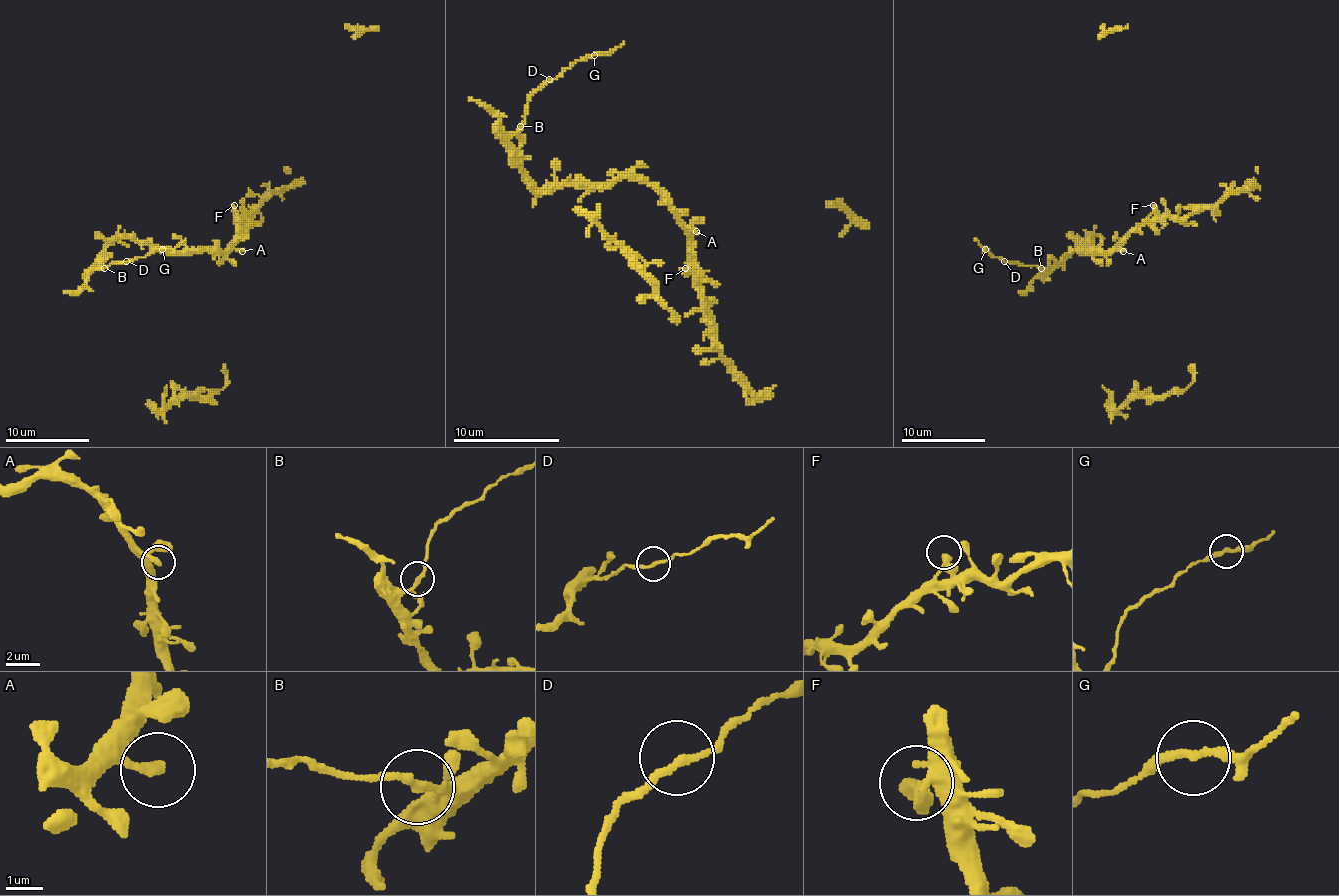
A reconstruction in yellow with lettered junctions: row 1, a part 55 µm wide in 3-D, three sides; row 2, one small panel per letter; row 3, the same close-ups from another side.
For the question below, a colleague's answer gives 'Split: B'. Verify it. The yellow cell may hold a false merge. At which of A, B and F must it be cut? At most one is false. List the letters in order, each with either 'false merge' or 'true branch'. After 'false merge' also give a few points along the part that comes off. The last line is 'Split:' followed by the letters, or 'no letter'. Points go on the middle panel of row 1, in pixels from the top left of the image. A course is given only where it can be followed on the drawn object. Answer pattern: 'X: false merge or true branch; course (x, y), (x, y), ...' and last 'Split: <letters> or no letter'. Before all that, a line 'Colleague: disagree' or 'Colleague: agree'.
Colleague: agree
A: true branch
B: false merge; course (520, 127), (528, 100), (544, 84), (586, 55), (610, 55), (624, 42)
F: true branch
Split: B

